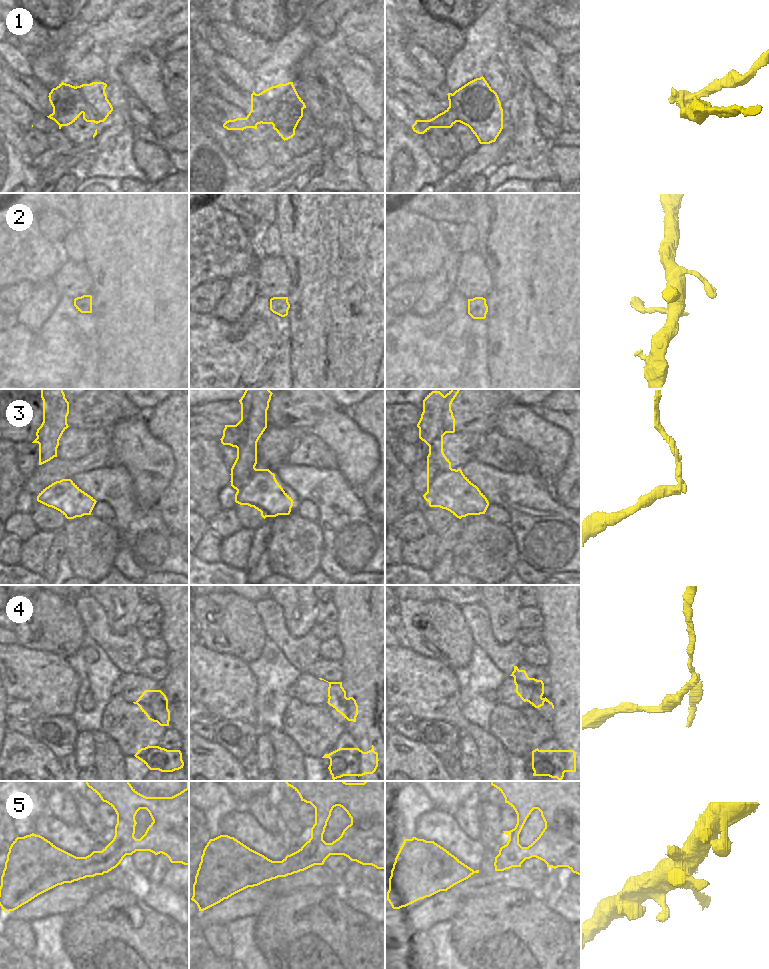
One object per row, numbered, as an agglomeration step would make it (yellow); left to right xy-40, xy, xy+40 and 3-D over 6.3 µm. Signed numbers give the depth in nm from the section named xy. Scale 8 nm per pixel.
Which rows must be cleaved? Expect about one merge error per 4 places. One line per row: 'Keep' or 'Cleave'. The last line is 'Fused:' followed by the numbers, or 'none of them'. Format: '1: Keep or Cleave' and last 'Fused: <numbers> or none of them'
1: Cleave
2: Keep
3: Cleave
4: Cleave
5: Keep
Fused: 1, 3, 4.

